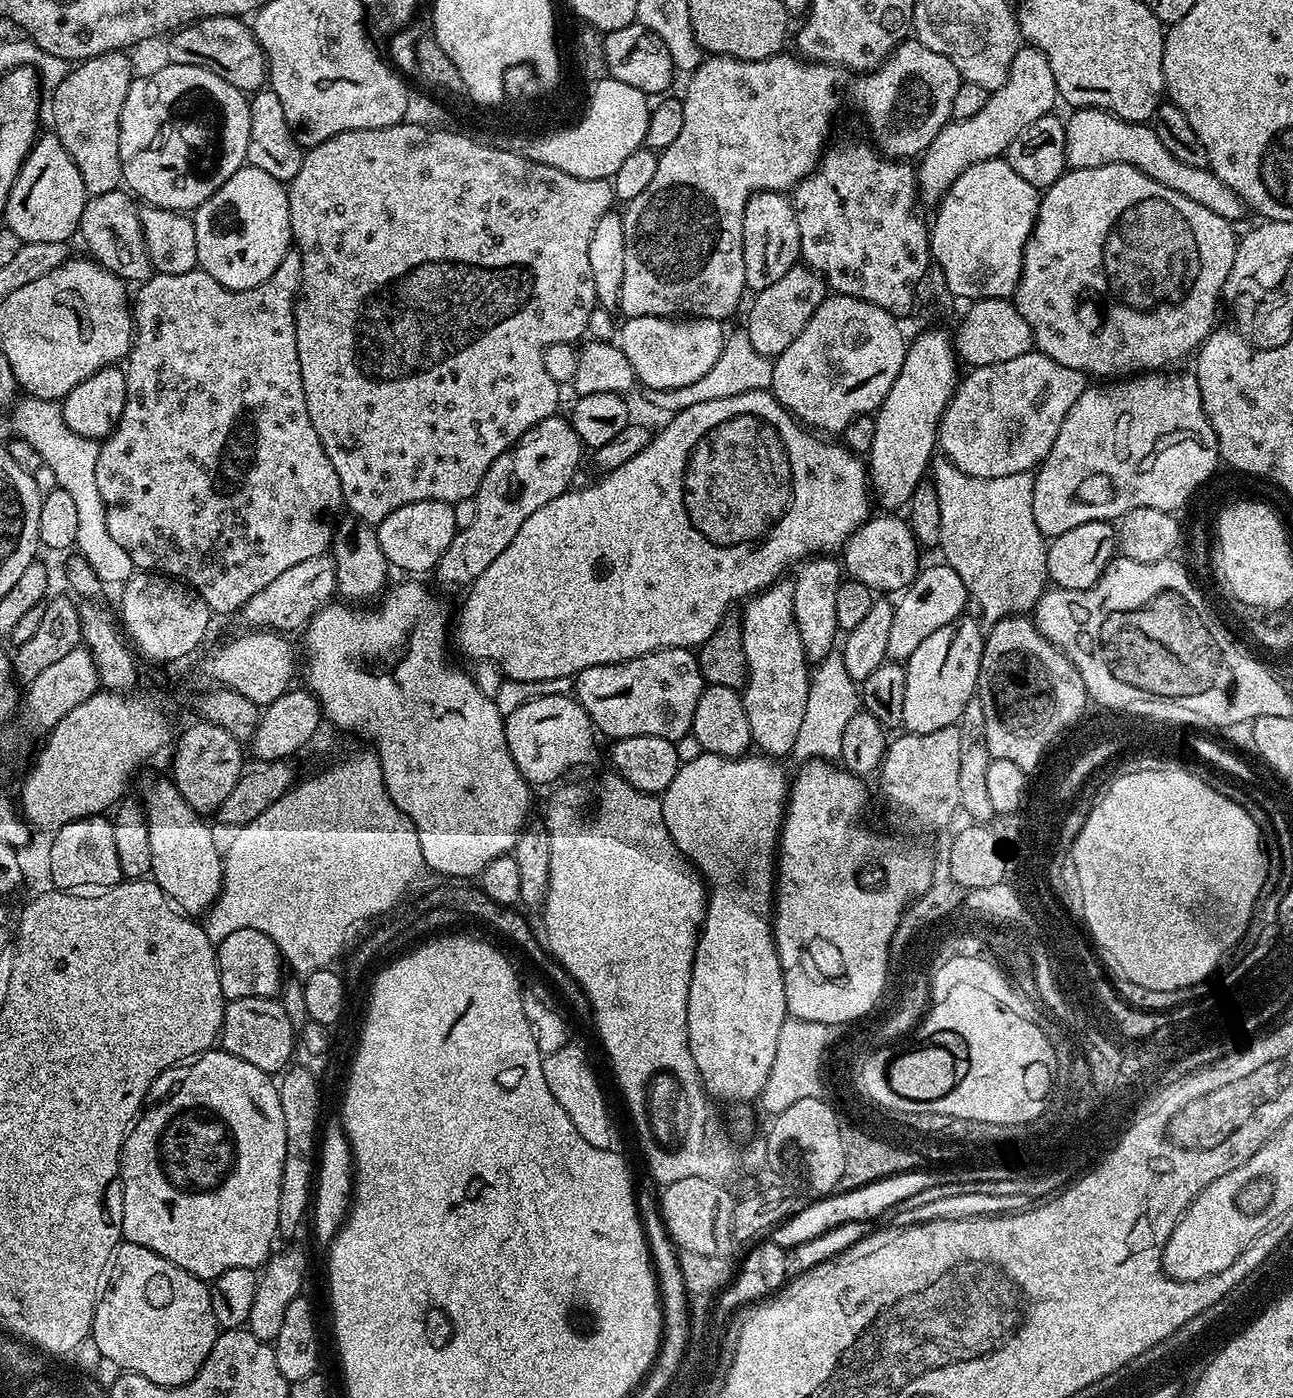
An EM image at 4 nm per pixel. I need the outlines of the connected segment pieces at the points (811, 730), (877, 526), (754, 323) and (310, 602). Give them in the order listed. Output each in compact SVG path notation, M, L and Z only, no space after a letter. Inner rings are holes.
M832 649L815 665L809 679L805 717L798 730L797 741L792 747L793 757L807 762L811 759L834 760L840 755L843 731L856 712L860 710L859 687L846 672L841 649Z
M896 514L873 515L855 532L842 549L842 568L851 579L865 584L876 594L900 594L910 587L918 573L918 545L907 519ZM876 516L876 517L875 517Z
M797 266L791 268L774 286L766 286L766 290L755 293L752 305L748 308L748 325L746 331L750 338L750 343L759 354L775 358L802 334L806 322L818 310L818 306L824 301L826 295L826 285L824 277L818 272L813 272L807 266Z
M325 554L306 558L306 562L298 562L298 566L290 566L266 586L250 598L240 609L239 619L244 619L244 628L248 630L271 630L281 634L292 634L292 631L303 629L308 621L337 595L336 564L331 555Z

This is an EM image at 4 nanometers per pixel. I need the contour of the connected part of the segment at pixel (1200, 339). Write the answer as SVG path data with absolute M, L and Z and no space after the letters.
M1107 164L1097 168L1066 170L1060 175L1058 182L1043 189L1040 197L1036 225L1033 226L1024 247L1022 274L1014 293L1016 309L1018 314L1022 314L1022 318L1026 318L1035 347L1042 354L1054 358L1054 362L1059 364L1078 368L1089 377L1128 378L1133 374L1143 374L1175 365L1172 364L1175 360L1188 355L1191 357L1211 335L1214 318L1212 305L1215 304L1216 290L1224 280L1228 265L1231 264L1232 239L1238 236L1237 229L1234 228L1226 218L1218 218L1214 210L1206 210L1206 206L1190 202L1186 194L1178 194L1178 190L1170 190L1170 186L1154 182L1154 178L1142 174L1142 170L1138 170L1133 164Z

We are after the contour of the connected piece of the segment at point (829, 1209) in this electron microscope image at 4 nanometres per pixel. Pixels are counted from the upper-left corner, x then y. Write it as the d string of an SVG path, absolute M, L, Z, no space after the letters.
M913 1170L911 1172L899 1172L893 1176L887 1176L881 1180L870 1182L866 1186L858 1186L854 1190L844 1193L824 1194L813 1204L797 1207L796 1211L787 1220L781 1220L770 1233L770 1240L785 1250L810 1242L827 1231L834 1230L843 1223L858 1222L859 1220L876 1222L883 1212L899 1209L907 1205L908 1199L921 1190L930 1190L930 1186L936 1186L936 1180L932 1180L932 1170Z

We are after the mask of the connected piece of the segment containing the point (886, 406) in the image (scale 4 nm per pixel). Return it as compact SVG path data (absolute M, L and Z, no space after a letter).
M924 332L907 345L902 370L874 413L874 446L866 454L870 486L875 503L877 500L884 507L881 509L903 509L914 494L914 486L925 479L938 448L940 419L956 392L956 364L958 357L949 333Z

